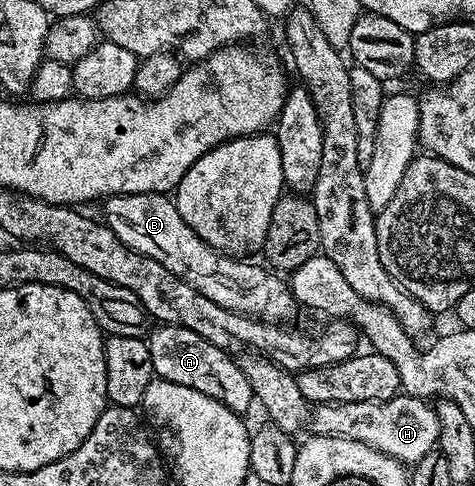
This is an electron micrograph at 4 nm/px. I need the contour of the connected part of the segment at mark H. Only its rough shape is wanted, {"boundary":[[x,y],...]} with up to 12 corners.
{"boundary":[[315,404],[310,431],[362,441],[405,465],[440,442],[435,406]]}

